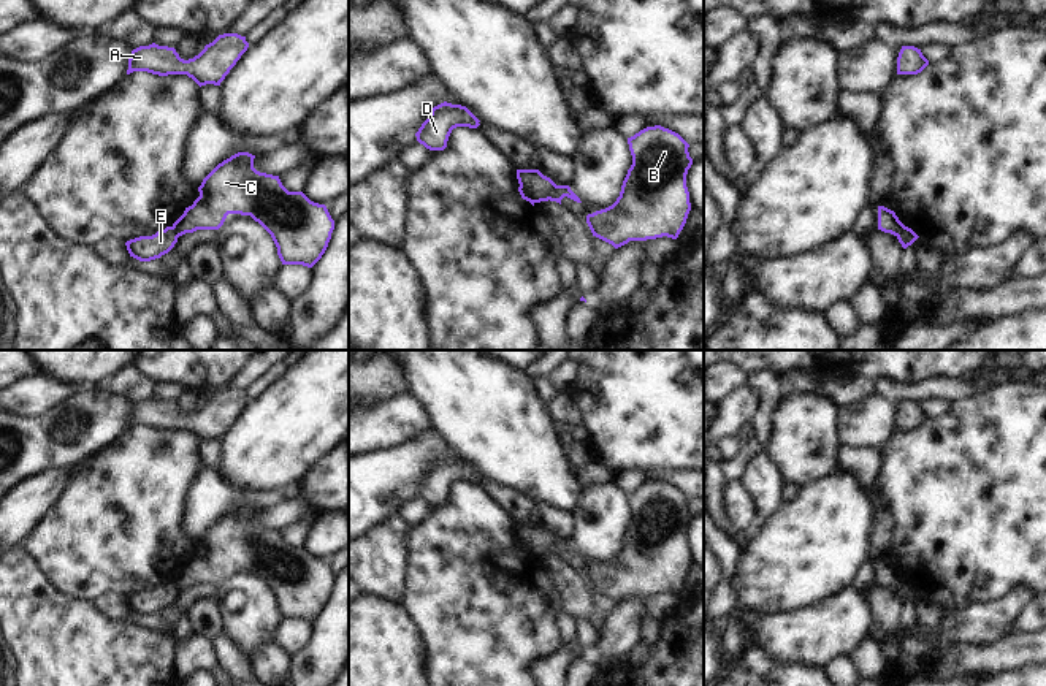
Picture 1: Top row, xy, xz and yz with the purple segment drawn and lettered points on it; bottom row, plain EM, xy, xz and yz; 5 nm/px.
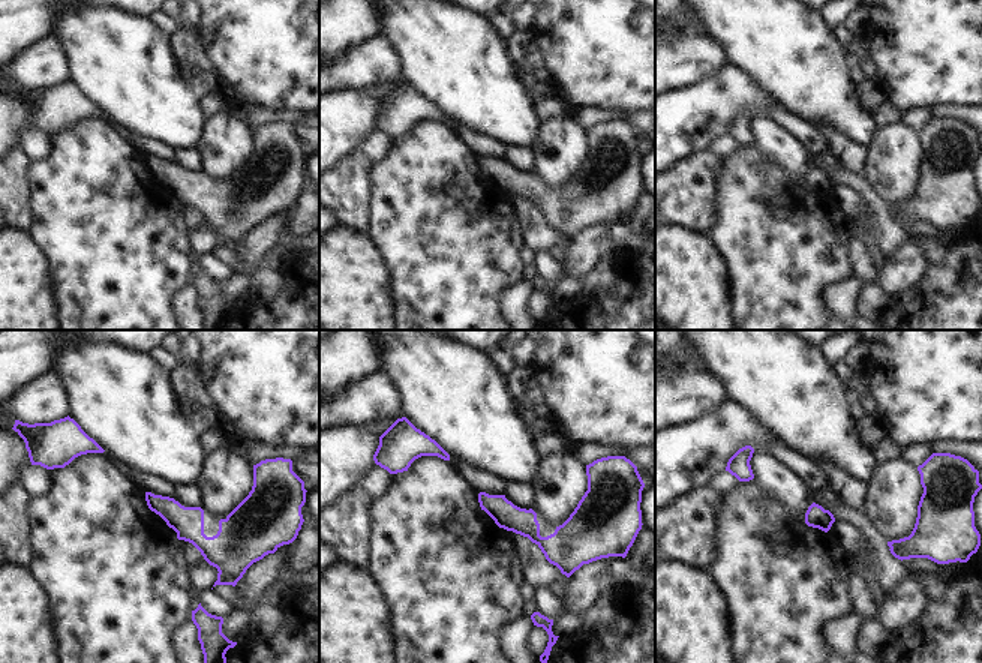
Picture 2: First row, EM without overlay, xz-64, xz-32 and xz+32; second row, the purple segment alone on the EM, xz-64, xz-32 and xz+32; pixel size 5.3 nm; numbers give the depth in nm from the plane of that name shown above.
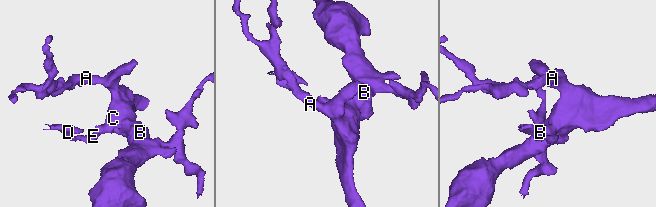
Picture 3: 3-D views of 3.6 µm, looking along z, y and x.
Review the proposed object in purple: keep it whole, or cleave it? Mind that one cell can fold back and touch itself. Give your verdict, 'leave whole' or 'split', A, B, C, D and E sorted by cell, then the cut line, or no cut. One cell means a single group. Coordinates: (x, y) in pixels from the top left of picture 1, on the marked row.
split | A B C / D E | xz (520, 184), (536, 201)

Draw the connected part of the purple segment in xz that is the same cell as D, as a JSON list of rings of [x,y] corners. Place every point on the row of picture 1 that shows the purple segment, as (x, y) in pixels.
[[[441,103],[431,109],[428,119],[415,133],[417,141],[429,151],[444,151],[456,127],[477,128],[480,120],[461,105]]]

